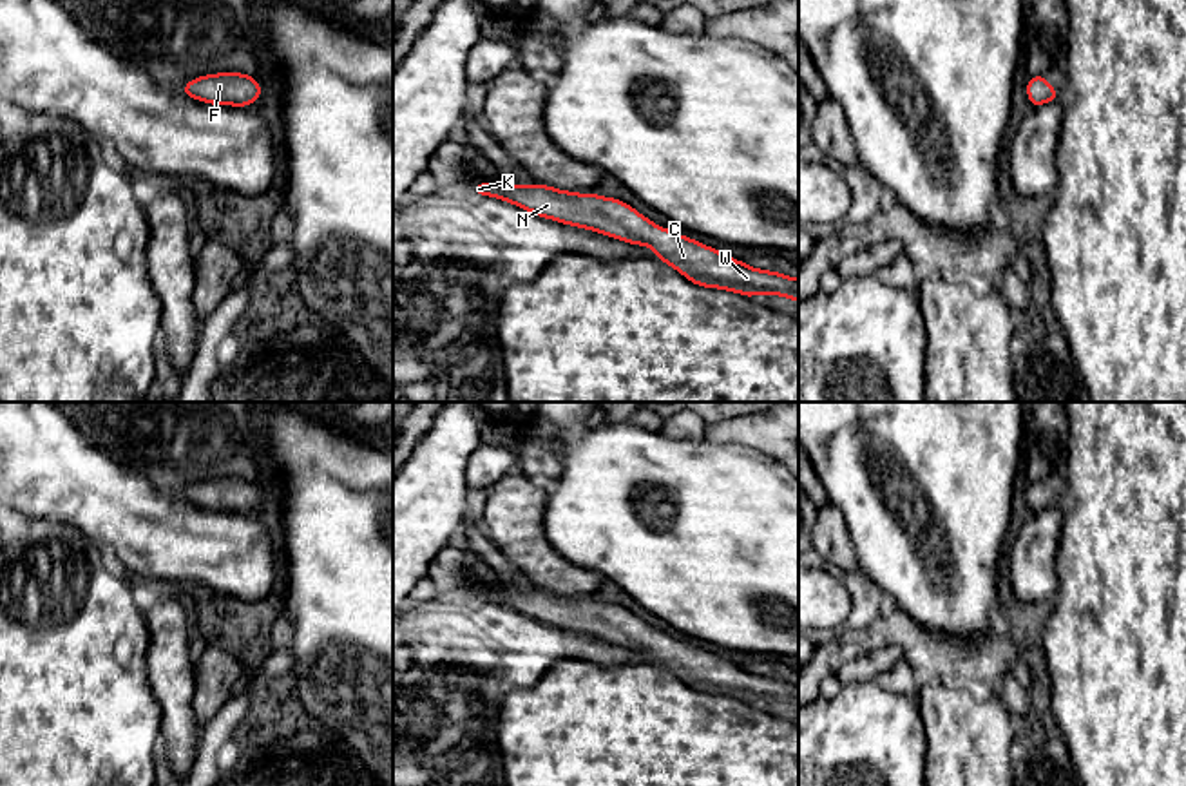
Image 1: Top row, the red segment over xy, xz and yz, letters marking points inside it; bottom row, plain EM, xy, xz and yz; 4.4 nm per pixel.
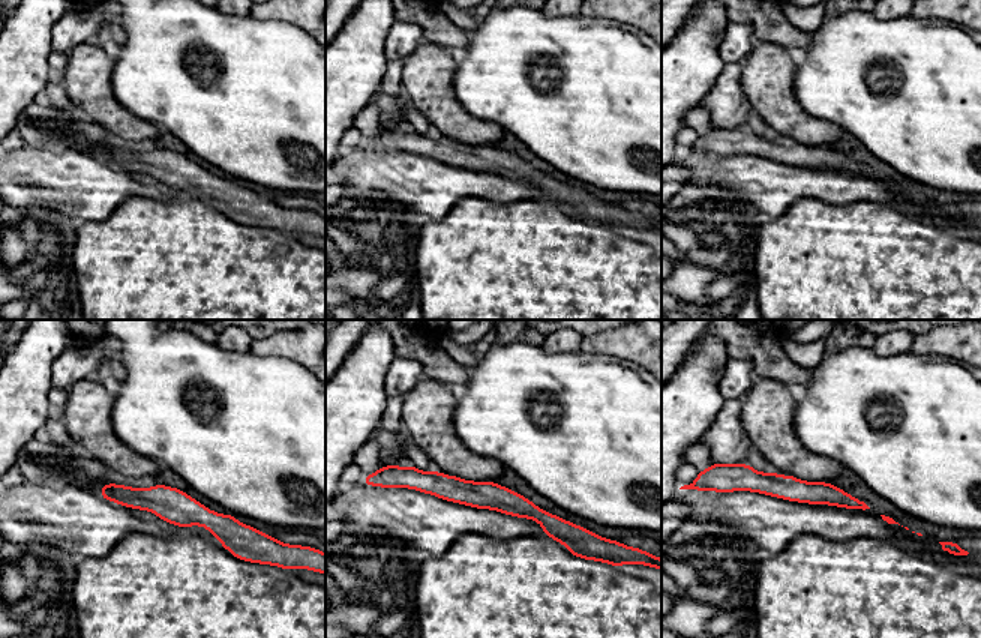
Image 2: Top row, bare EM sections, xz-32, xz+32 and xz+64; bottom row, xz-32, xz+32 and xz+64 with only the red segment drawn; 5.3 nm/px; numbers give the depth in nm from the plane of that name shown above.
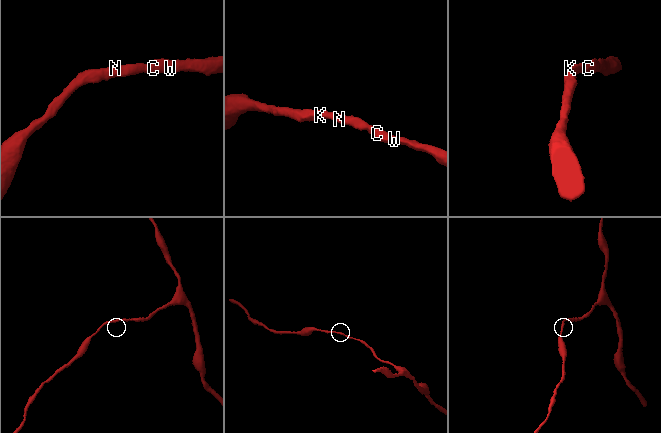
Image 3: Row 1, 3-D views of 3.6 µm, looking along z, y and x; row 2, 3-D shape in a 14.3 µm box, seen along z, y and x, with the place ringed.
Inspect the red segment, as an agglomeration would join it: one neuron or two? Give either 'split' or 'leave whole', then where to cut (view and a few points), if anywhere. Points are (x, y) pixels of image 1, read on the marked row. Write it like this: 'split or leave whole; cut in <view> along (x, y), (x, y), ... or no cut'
leave whole; no cut

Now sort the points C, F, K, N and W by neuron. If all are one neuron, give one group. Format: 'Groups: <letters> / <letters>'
Groups: C F K N W

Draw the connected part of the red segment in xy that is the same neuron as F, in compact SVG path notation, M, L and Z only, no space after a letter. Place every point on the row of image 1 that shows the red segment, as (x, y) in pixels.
M241 72L190 80L179 92L214 105L246 107L261 98L261 83Z

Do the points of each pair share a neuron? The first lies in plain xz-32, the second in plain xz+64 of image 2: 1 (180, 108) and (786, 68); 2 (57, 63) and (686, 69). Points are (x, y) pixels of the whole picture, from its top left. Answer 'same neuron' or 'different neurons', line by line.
1: different neurons
2: different neurons

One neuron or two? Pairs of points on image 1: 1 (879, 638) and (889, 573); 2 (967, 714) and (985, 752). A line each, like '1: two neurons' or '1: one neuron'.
1: two neurons
2: one neuron

